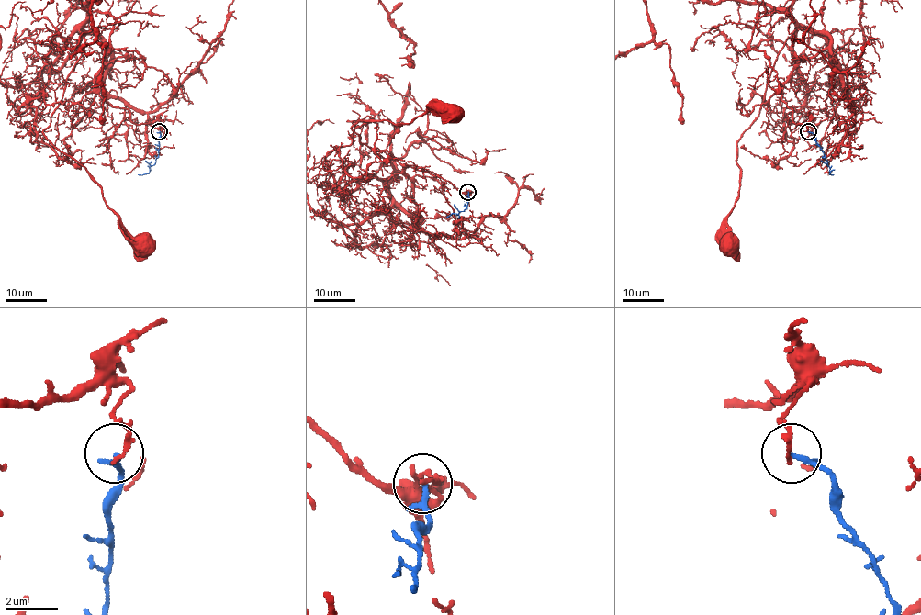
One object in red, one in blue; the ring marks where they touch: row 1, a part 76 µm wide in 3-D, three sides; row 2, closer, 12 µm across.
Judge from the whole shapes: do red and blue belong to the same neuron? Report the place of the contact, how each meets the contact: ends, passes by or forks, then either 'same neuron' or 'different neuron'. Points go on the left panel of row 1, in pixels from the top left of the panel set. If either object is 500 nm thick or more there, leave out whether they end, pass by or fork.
(159, 131) | red ends | blue passes by | different neuron

